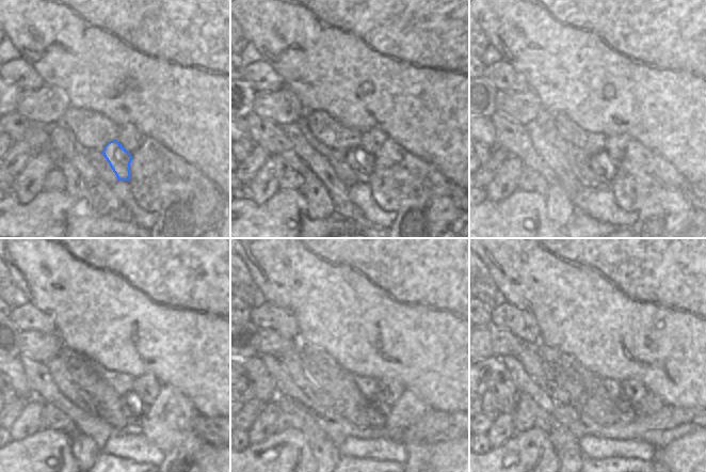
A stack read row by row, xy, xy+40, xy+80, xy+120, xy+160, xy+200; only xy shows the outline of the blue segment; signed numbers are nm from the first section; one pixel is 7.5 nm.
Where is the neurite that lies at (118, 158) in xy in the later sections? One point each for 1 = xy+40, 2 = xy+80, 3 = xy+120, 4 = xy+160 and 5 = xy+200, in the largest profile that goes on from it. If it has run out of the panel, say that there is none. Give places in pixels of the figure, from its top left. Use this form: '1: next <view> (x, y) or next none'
1: next xy+40 (362, 162)
2: next xy+80 (602, 163)
3: next xy+120 (133, 408)
4: next xy+160 (378, 411)
5: next xy+200 (624, 412)

